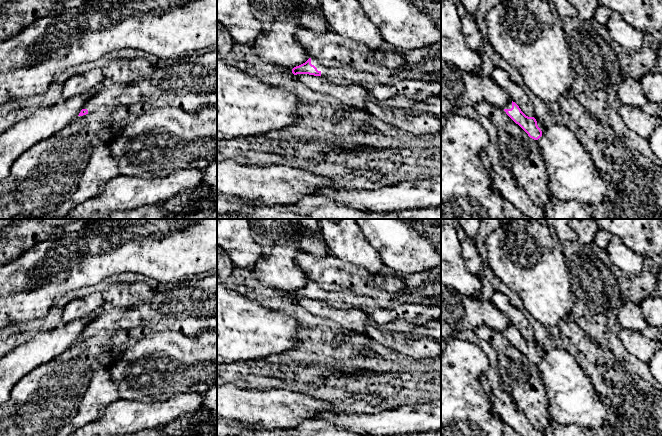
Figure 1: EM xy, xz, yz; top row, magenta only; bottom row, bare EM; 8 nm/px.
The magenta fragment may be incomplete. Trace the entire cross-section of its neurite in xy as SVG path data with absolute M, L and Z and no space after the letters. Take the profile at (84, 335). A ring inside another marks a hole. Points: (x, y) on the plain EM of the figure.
M217 272L176 283L169 290L156 292L149 303L121 310L109 304L83 330L78 340L102 330L129 330L164 317L217 317Z

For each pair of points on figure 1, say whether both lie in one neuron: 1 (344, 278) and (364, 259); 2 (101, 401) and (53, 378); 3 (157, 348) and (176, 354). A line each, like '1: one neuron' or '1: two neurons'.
1: two neurons
2: two neurons
3: one neuron

